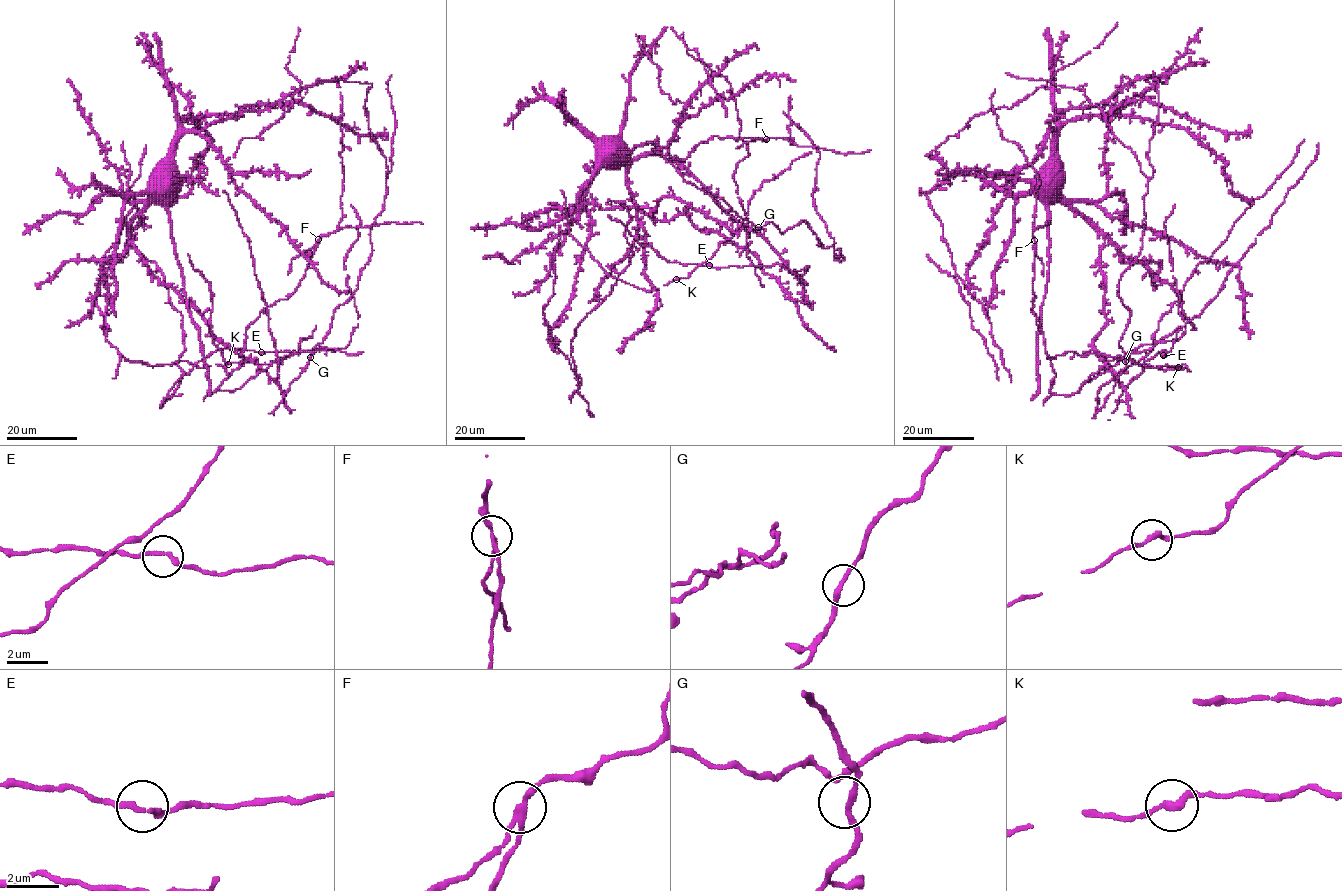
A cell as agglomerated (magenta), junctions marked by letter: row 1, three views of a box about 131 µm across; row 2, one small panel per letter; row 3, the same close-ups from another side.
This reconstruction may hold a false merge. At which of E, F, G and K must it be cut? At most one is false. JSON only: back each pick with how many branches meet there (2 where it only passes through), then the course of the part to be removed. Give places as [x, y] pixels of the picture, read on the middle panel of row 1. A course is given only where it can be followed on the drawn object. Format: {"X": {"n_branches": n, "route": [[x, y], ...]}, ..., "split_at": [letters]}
{"F": {"n_branches": 2, "route": [[766, 139], [759, 138], [735, 148]]}, "split_at": ["F"]}

